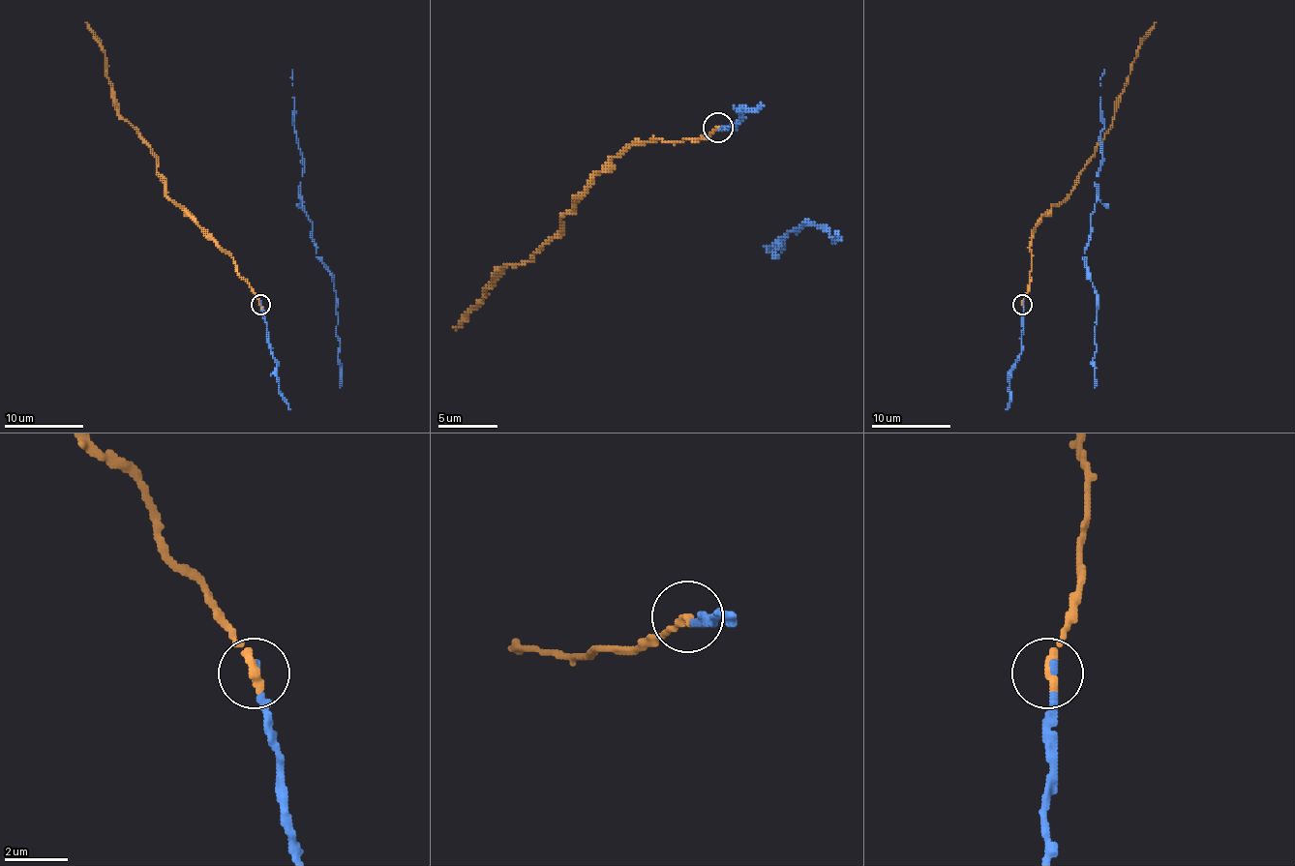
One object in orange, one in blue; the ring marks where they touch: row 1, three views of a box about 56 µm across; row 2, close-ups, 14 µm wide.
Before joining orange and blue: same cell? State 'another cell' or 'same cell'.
same cell

